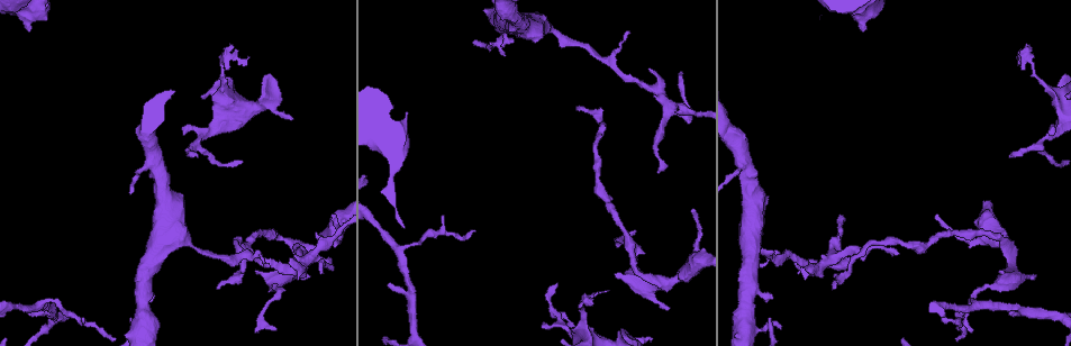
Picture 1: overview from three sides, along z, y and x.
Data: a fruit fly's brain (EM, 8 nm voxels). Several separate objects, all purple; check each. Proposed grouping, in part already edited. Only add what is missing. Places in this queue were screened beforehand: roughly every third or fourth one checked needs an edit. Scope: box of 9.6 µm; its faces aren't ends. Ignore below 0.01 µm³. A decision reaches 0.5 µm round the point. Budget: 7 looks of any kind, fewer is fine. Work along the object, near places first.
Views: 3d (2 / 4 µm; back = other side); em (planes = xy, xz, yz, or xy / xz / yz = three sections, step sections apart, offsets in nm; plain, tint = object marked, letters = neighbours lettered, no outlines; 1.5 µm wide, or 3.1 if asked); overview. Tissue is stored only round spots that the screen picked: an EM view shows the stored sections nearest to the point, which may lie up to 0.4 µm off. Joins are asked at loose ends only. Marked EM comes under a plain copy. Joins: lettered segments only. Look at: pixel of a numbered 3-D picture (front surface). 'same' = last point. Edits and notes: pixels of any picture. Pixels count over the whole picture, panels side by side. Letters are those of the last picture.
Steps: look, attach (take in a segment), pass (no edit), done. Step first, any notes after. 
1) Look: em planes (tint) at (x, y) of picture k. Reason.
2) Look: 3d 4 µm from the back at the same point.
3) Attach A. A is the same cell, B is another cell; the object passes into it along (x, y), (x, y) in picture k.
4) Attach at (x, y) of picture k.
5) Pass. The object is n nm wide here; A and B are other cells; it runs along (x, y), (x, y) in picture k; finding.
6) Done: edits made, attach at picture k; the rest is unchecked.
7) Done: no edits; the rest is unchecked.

Look: em xy step 8 (letters) at (577, 109) of picture 1. Free end.

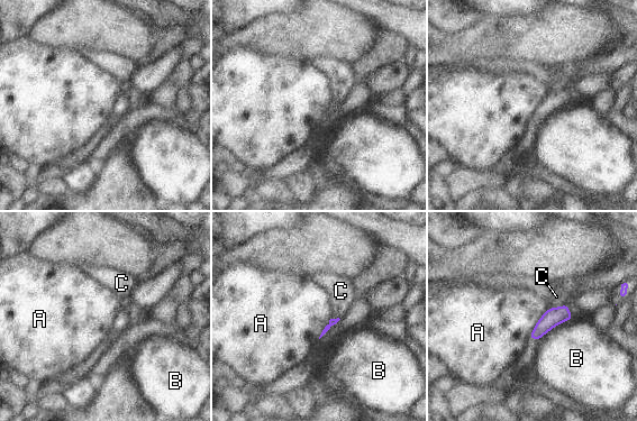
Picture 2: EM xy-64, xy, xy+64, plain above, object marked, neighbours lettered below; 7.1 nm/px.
Look: em planes (letters) at the same point.

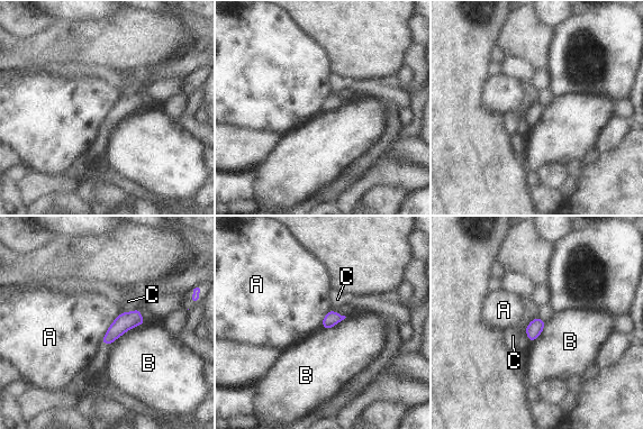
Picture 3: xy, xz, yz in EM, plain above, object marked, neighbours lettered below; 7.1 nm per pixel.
Pass. The object is 110 nm wide here; A, B and C are other cells; a border runs along (120, 313), (109, 326), (100, 341) in picture 3; none of them fits.

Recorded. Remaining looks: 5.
Look: 3d 2 µm from the back at (503, 46) of picture 1. Branch stops here.

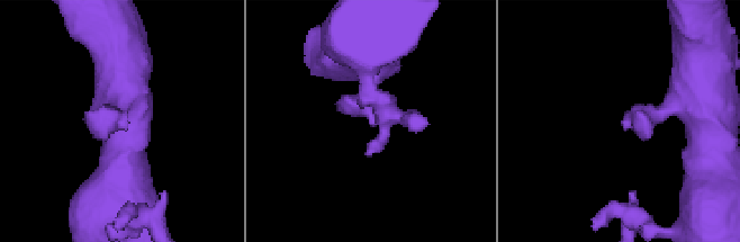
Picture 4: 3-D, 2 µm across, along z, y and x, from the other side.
Look: em xy step 8 (letters) at (117, 121) of picture 4. Need the tissue.

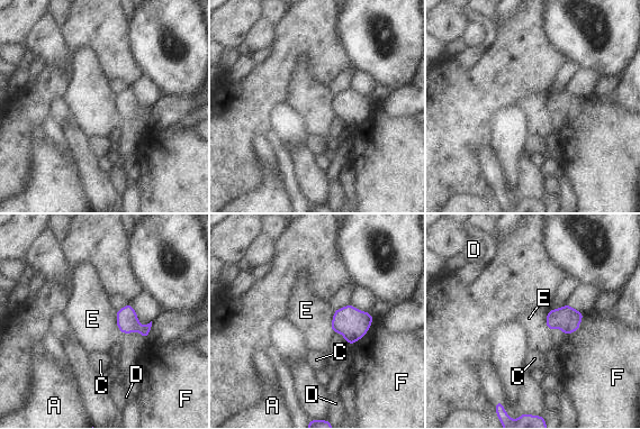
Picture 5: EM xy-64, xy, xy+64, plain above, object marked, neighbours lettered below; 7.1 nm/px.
Look: em planes (letters) at the same point.

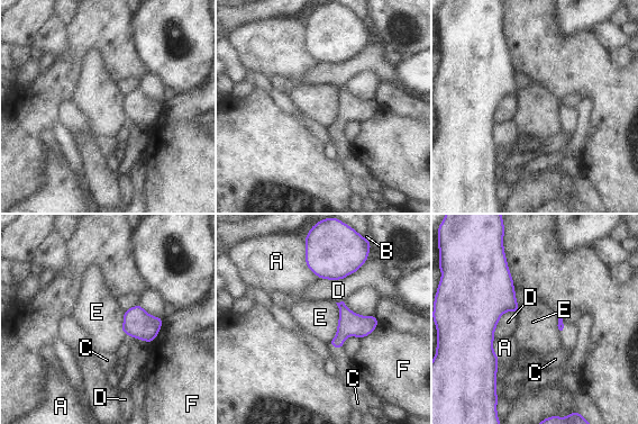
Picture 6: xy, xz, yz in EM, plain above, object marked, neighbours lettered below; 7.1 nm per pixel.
Pass. A, B, C, D, E and F are other cells; a border runs along (336, 303), (337, 332), (330, 341) in picture 6; none of them fits.

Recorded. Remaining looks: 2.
Done: no edits; the rest is unchecked.

